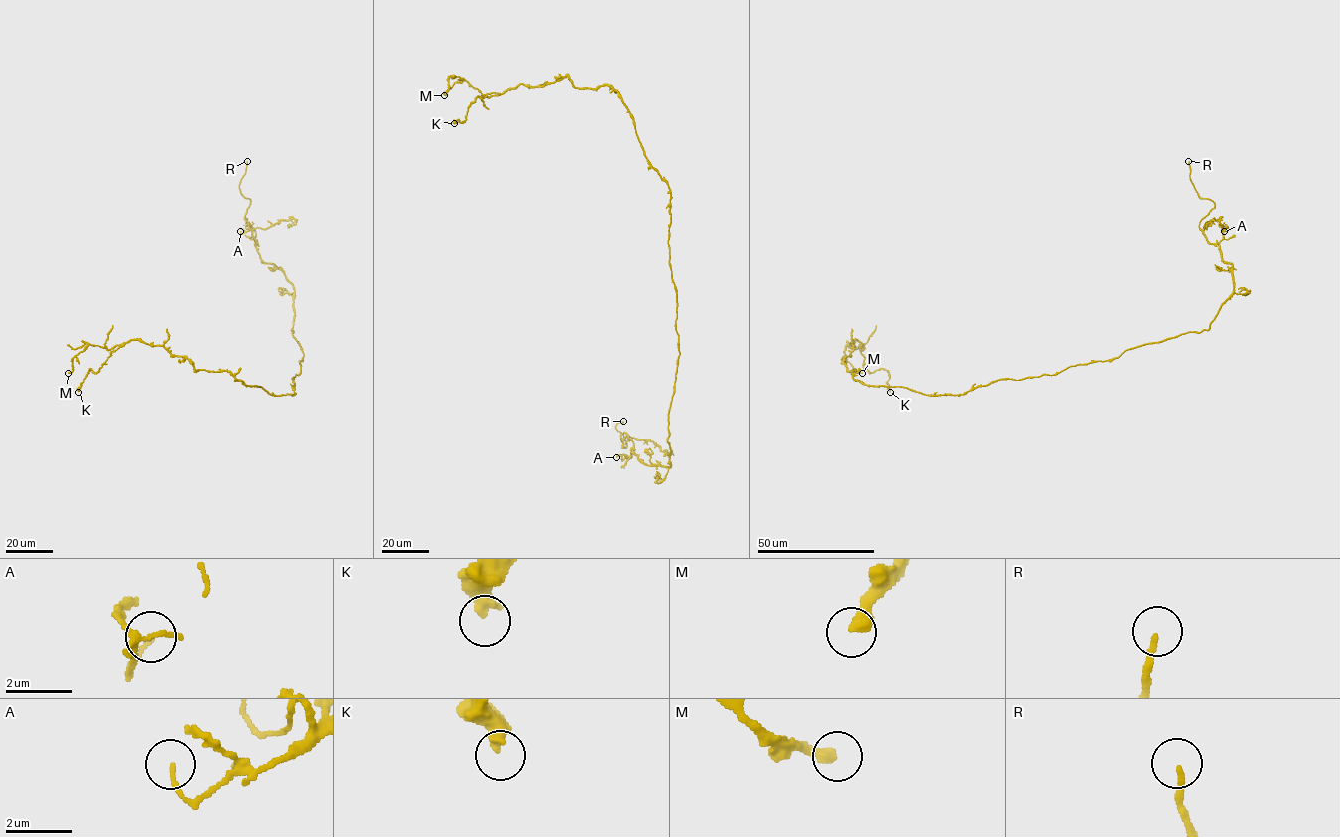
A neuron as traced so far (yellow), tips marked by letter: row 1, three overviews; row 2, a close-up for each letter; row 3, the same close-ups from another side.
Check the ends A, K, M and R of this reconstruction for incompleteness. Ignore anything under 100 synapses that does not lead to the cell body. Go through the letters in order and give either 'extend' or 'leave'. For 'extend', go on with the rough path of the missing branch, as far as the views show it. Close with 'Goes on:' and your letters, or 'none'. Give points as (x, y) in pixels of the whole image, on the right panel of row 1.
A: leave
K: leave
M: leave
R: extend; missing branch runs (1188, 161), (1185, 141)
Goes on: R

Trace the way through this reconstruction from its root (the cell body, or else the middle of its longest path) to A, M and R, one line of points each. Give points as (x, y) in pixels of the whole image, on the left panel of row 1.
A: (294, 377), (300, 372), (303, 356), (291, 330), (294, 286), (281, 270), (261, 261), (255, 230), (240, 231)
M: (294, 377), (293, 395), (272, 395), (138, 340), (89, 344), (68, 373)
R: (294, 377), (303, 356), (291, 330), (294, 286), (261, 261), (244, 219), (250, 200), (239, 184), (247, 161)

